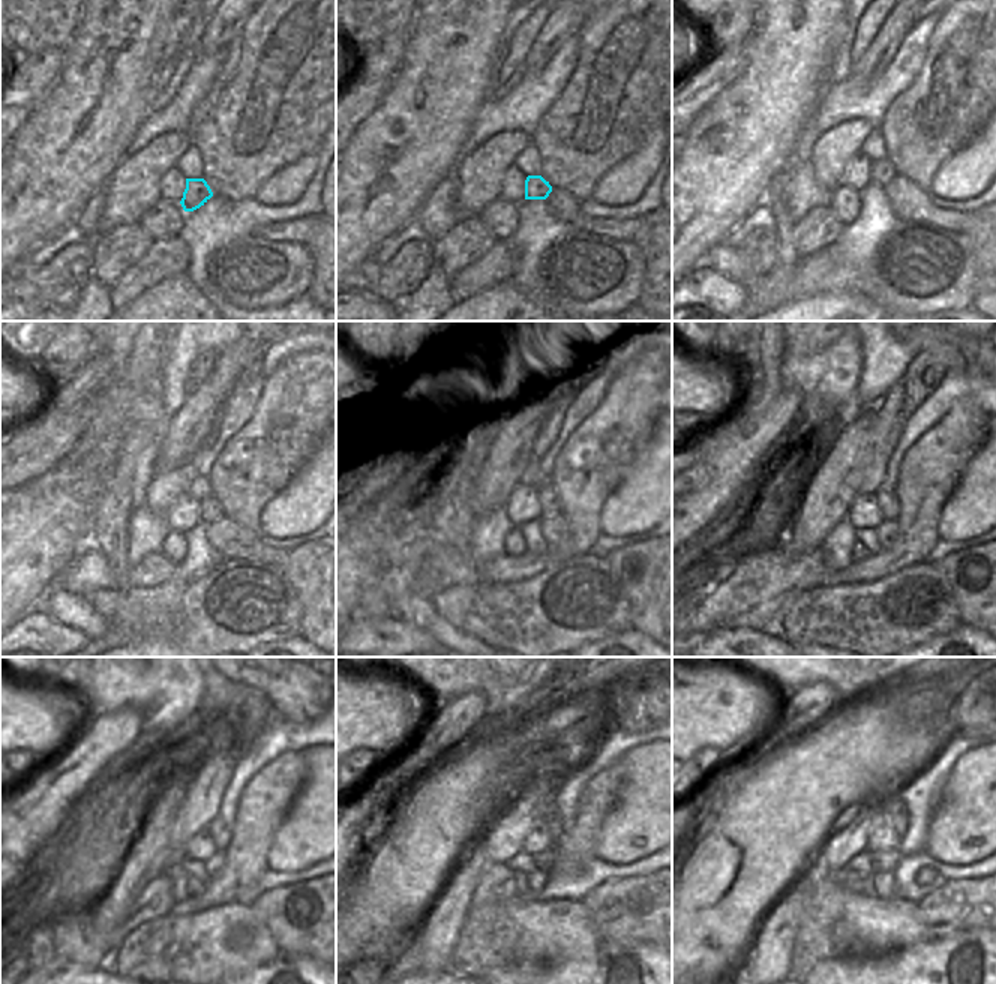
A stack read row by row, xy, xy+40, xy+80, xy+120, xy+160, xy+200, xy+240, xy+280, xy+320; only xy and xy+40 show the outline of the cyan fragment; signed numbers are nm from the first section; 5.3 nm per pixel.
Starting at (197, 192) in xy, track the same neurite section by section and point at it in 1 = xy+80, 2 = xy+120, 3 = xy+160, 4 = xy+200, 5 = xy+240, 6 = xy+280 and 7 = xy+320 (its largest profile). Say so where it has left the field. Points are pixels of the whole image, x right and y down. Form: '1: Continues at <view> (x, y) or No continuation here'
1: Continues at xy+80 (881, 171)
2: Continues at xy+120 (212, 510)
3: Continues at xy+160 (549, 503)
4: Continues at xy+200 (885, 497)
5: Continues at xy+240 (221, 834)
6: Continues at xy+280 (554, 825)
7: Continues at xy+320 (894, 806).

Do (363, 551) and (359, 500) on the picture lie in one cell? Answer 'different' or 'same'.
different

